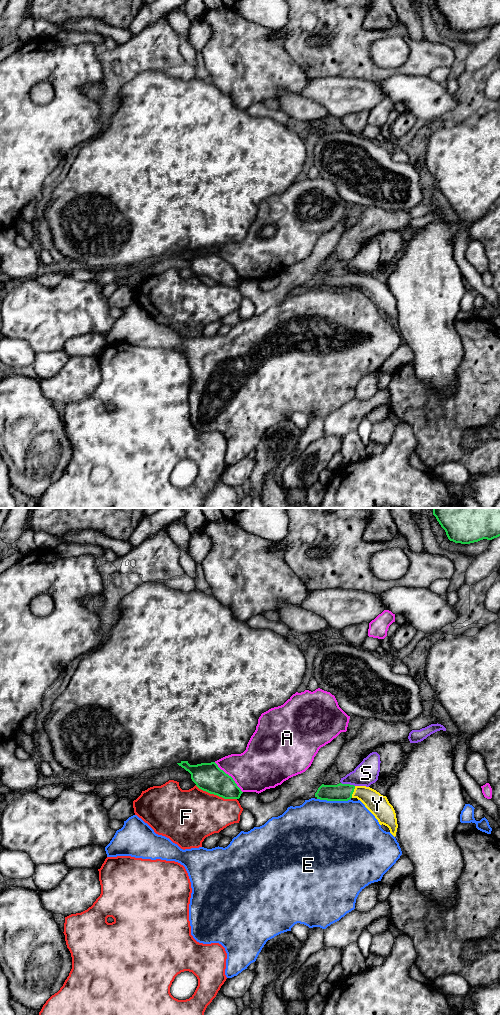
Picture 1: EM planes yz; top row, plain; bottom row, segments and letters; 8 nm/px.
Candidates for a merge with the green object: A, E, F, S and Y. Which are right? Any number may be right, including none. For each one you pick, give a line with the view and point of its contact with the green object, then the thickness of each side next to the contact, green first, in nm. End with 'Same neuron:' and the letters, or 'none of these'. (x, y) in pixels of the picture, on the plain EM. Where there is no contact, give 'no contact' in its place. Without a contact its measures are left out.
Y: yz (352, 280) | 140/170 nm
Same neuron: Y

